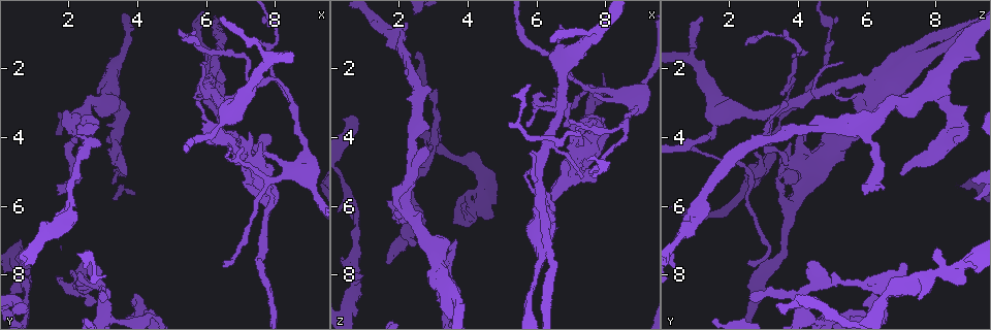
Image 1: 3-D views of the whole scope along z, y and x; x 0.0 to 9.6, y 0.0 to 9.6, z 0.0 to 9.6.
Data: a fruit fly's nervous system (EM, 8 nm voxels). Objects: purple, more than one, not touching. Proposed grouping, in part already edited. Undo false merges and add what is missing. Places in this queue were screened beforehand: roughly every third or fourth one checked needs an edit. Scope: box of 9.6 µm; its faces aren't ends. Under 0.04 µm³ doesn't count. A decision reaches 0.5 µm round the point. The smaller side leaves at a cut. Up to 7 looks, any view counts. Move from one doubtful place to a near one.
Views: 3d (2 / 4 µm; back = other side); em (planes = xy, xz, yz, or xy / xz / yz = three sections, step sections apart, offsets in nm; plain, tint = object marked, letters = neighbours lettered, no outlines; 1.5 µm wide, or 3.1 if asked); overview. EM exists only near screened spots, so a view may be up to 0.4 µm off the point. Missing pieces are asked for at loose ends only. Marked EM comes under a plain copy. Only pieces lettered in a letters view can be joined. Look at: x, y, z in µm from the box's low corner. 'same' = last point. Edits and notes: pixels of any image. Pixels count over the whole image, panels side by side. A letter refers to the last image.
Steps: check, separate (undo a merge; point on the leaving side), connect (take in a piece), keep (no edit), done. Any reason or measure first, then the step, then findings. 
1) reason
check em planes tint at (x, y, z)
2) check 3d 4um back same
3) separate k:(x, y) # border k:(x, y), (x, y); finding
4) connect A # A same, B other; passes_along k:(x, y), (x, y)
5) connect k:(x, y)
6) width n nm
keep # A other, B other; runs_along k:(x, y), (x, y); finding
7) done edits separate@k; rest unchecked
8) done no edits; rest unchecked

check 3d 4um at (6.10, 2.50, 6.15)

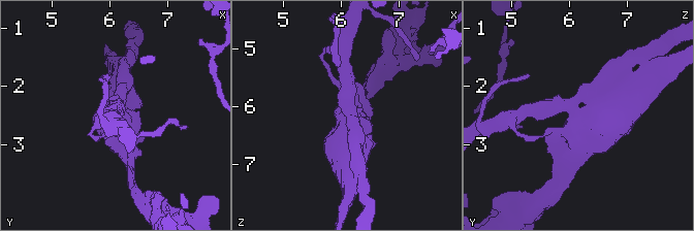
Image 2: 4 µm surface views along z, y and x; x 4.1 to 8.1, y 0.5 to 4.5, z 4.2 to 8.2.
need the tissue
check em xy step 4 tint at (6.15, 2.45, 6.15)

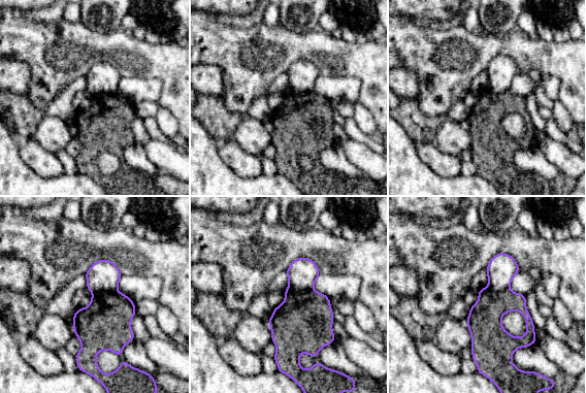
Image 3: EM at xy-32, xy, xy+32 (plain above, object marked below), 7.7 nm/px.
cut it another way
check em planes letters same

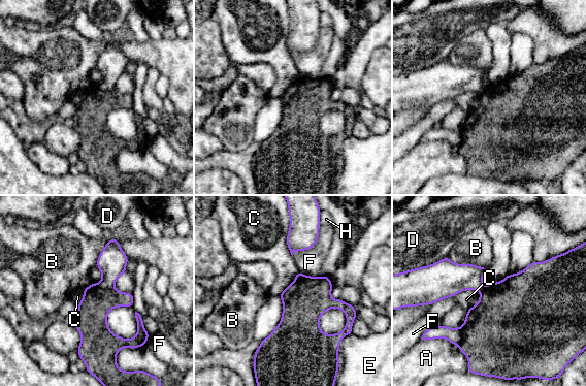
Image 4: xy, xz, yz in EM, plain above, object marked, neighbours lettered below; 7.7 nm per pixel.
width 240 nm; longest_contact F 340 nm
separate 4:(454, 335) # A other, B other, C other, D other, E other, F other, H other; two cells meet here

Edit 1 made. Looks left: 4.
redraw
check overview

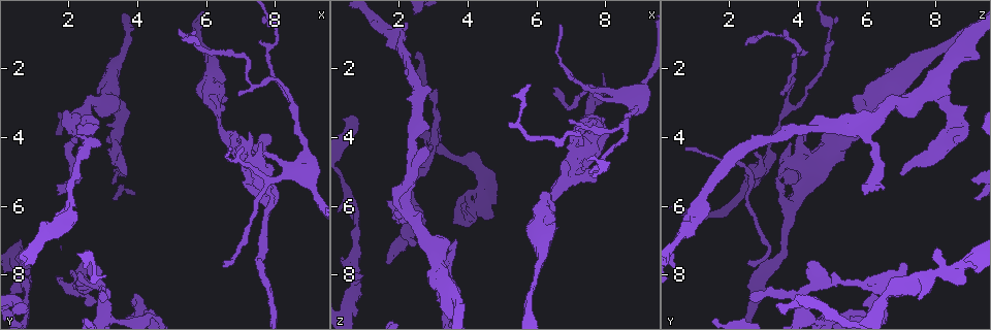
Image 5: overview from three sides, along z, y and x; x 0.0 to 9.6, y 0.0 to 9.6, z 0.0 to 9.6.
branch stops here
check 3d 2um at (0.80, 8.65, 7.45)

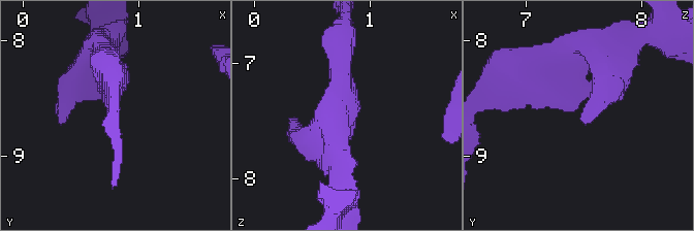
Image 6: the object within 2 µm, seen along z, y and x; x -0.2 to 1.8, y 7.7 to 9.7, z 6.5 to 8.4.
shape alone is not enough
check em xy step 4 tint at (0.74, 8.60, 7.40)

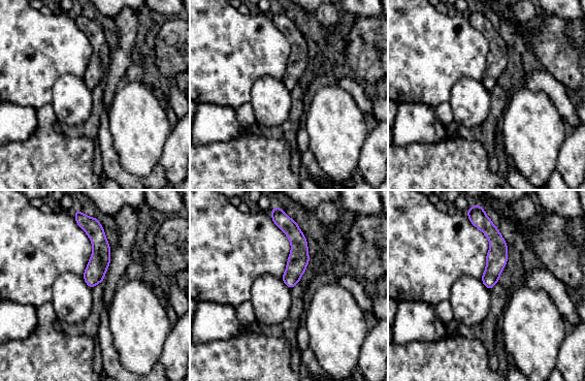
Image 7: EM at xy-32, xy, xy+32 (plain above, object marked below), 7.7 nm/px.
another direction
check em planes letters same

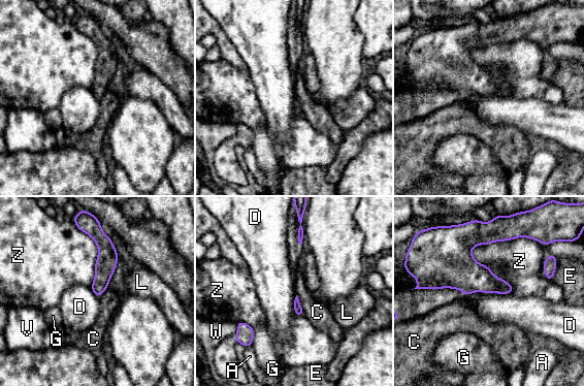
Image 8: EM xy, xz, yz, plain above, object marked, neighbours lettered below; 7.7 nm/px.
keep # A other, C other, D other, E other, G other, L other, V other, W other, Z other; none of them fits

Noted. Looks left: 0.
done edits separate@4; rest unchecked

